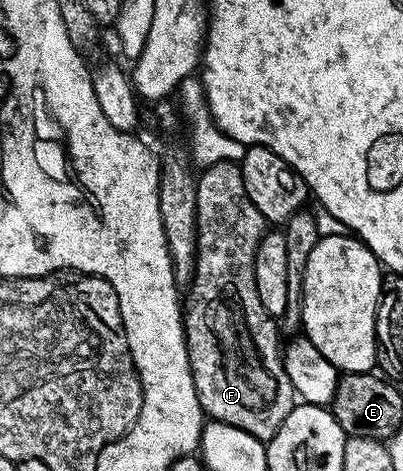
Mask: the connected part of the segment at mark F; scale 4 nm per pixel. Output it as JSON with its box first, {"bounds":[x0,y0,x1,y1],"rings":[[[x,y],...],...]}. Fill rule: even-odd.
{"bounds":[183,161,295,443],"rings":[[[236,161],[234,162],[223,162],[217,164],[211,164],[210,167],[202,169],[199,177],[197,178],[197,255],[195,256],[195,272],[193,273],[193,281],[189,283],[187,287],[187,293],[189,293],[189,299],[186,297],[183,302],[183,317],[185,319],[185,343],[187,344],[187,352],[189,353],[189,363],[191,364],[191,372],[193,373],[193,379],[195,380],[195,392],[199,396],[199,404],[201,405],[202,415],[206,419],[214,422],[222,422],[223,424],[231,424],[235,428],[239,428],[243,432],[247,432],[251,436],[255,436],[260,442],[269,443],[270,440],[275,436],[275,432],[279,432],[281,422],[287,415],[289,415],[291,407],[295,402],[295,395],[293,393],[293,385],[291,380],[287,376],[285,371],[285,364],[283,361],[282,351],[279,349],[279,342],[277,346],[277,330],[279,334],[279,326],[275,323],[274,315],[267,312],[267,308],[263,308],[263,300],[259,300],[259,288],[255,288],[255,252],[259,248],[261,243],[261,237],[267,232],[267,223],[265,217],[259,212],[259,208],[255,208],[255,204],[251,204],[251,196],[247,196],[247,188],[243,184],[243,172],[241,171],[240,165]]]}

